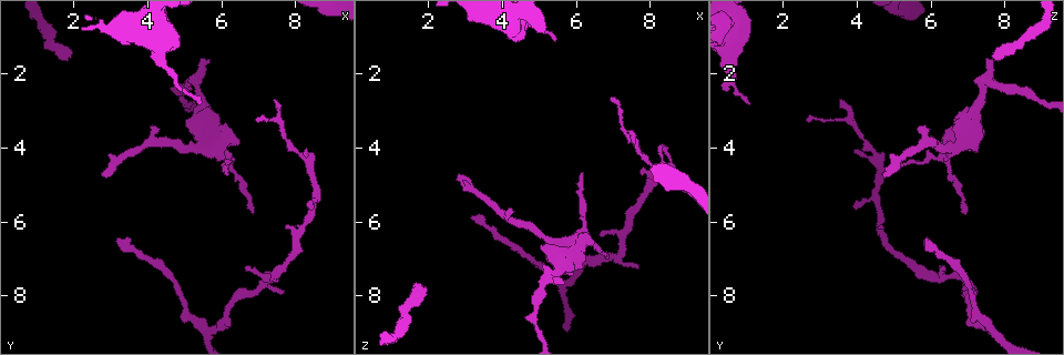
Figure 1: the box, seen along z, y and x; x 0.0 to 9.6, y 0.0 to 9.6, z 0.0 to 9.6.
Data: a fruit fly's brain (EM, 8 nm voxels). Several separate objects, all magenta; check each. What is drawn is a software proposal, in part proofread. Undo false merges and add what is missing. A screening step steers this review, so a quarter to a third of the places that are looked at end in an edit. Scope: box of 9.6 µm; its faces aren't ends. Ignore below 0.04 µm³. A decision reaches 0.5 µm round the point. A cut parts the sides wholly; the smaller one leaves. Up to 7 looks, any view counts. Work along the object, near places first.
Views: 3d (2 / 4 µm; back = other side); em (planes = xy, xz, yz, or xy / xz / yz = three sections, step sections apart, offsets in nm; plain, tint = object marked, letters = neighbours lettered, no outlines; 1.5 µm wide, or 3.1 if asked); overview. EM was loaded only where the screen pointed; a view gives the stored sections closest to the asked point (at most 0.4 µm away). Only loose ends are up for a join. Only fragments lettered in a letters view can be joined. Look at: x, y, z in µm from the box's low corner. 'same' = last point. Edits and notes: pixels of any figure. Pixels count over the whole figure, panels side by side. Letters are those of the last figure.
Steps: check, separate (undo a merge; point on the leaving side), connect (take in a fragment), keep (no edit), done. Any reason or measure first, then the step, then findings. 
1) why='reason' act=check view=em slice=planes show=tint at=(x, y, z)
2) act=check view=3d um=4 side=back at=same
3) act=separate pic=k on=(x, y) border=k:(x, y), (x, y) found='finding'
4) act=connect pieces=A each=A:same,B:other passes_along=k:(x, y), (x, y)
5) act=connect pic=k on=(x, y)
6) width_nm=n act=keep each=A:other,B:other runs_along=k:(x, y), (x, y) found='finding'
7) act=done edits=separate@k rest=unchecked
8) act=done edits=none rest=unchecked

why='tapers out' act=check view=3d um=4 side=back at=(8.30, 4.15, 3.95)

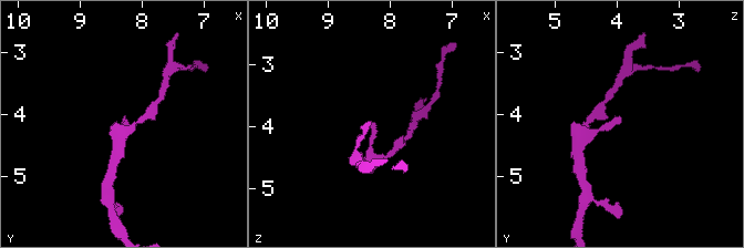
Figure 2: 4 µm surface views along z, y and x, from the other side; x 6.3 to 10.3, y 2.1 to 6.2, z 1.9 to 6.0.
act=check view=em slice=xz step=4 show=letters at=(8.30, 4.10, 3.90)

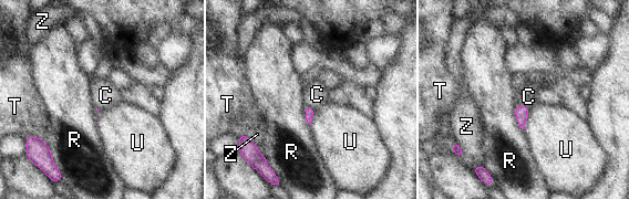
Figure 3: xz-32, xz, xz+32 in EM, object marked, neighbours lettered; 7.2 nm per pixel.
act=keep each=C:other,R:other,T:other,U:other,Z:other found='no lettered fragment goes on from it'

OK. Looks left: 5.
act=check view=em slice=yz step=4 show=letters at=(5.70, 1.65, 7.65)

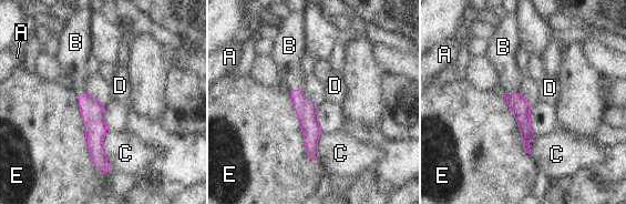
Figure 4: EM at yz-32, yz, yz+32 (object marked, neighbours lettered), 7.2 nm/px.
act=connect pieces=B each=A:other,B:same,C:other,D:other,E:other passes_along=4:(521, 109), (511, 94), (511, 77) found='the neuron continues'

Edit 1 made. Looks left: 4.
act=done edits=connect@4 rest=unchecked

